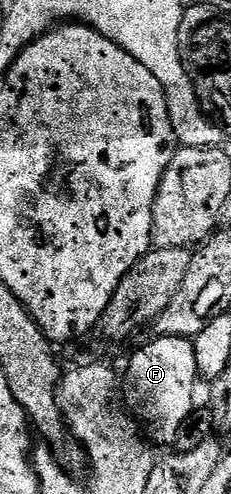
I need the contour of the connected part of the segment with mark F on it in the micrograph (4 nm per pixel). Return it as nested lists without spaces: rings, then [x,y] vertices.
[[[154,337],[151,340],[151,343],[144,344],[131,357],[130,368],[127,369],[126,375],[124,371],[124,403],[129,414],[144,428],[151,444],[167,443],[167,445],[173,445],[178,436],[180,425],[184,425],[184,421],[196,407],[194,382],[199,382],[200,376],[196,365],[194,345],[191,340],[180,337]]]

